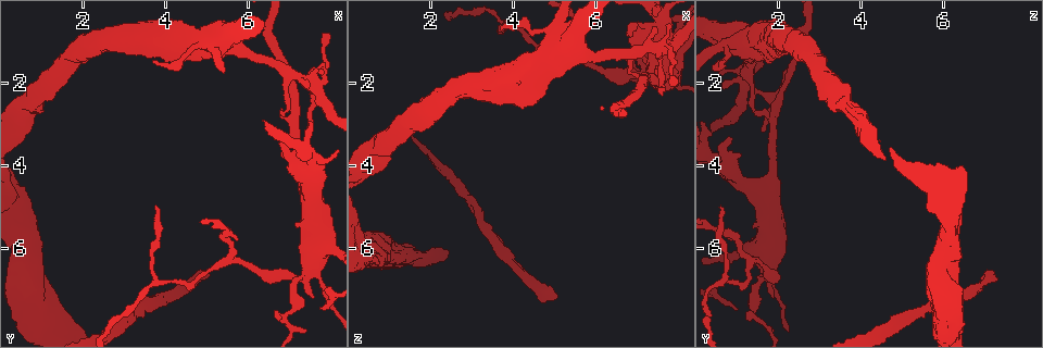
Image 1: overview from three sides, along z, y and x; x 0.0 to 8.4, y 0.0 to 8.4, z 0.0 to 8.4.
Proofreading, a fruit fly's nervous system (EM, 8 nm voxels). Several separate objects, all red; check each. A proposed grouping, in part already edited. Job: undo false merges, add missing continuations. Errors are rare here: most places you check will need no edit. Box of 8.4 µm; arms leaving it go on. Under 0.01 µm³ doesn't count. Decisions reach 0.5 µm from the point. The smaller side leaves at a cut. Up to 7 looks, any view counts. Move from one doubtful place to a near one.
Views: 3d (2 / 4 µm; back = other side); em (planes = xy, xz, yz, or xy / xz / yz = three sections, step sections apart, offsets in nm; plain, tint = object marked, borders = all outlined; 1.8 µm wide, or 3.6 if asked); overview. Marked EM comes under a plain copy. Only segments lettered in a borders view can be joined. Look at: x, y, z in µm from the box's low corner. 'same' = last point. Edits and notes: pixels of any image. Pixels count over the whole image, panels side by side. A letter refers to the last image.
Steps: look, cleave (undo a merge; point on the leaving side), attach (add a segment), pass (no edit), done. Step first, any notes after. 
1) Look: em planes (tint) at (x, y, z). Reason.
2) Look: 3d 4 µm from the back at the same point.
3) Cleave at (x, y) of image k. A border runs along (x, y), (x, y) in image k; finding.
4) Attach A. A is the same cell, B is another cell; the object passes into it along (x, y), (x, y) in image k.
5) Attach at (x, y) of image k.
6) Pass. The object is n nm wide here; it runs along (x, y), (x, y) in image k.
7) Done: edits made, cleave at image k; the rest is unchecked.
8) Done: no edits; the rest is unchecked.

Look: em 3.6 µm planes (borders) at (7.55, 6.50, 1.75). Four or more arms meet.

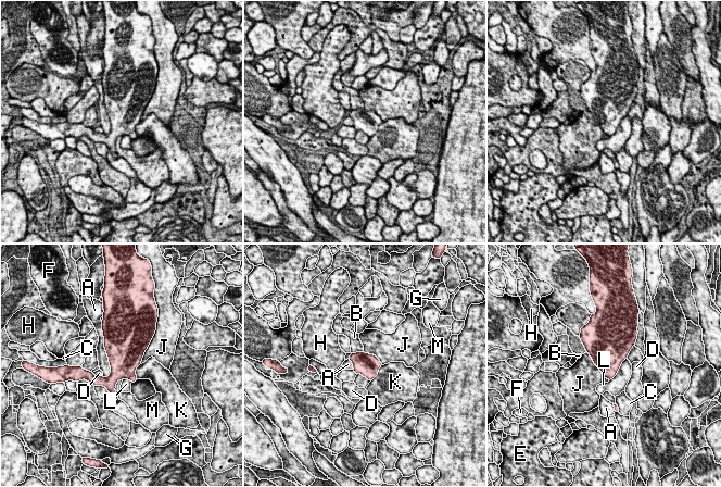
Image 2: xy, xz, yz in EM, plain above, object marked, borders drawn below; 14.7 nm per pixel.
Pass. A, B, C, D, E, F, G, H, J, K, L and M are other cells; a border runs along (586, 351), (604, 377) in image 2; continuous, no second cell.

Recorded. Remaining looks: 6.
Look: em 3.6 µm planes (borders) at (7.55, 2.00, 1.15). Arms part here.

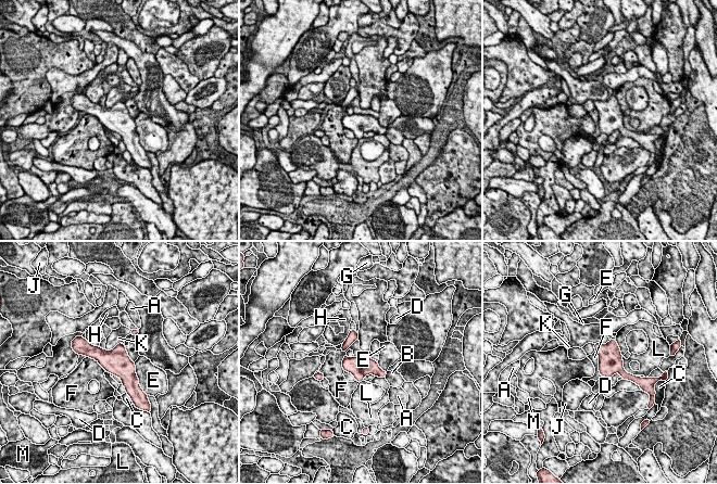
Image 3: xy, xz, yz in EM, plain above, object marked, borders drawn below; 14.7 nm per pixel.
Pass. A, B, C, D, E, F, G, H, J, K, L and M are other cells; a border runs along (357, 339), (344, 353), (343, 370) in image 3; one cell here.

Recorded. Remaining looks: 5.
Look: em xy step 8 (tint) at (5.10, 6.55, 7.15). Long arm stops here.

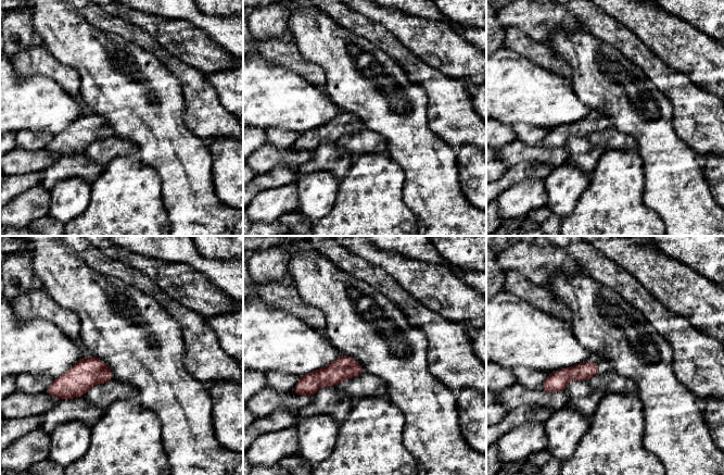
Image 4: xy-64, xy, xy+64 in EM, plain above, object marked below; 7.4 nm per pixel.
Look: em xy step 8 (borders) at the same point.

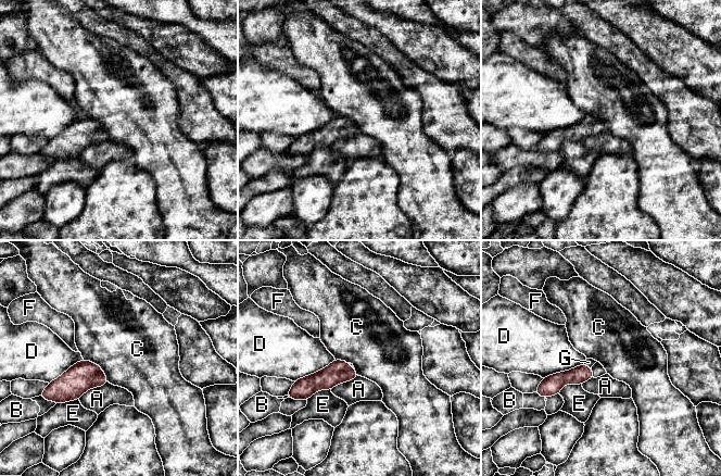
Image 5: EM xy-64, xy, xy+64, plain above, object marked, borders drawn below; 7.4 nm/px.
Attach G. G is the same cell, A, B, C, D, E and F are other cells; the object passes into it along (578, 375), (587, 366), (589, 362) in image 5; the cell continues.

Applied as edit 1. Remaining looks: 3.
Done: edits made, attach at image 5; the rest is unchecked.

